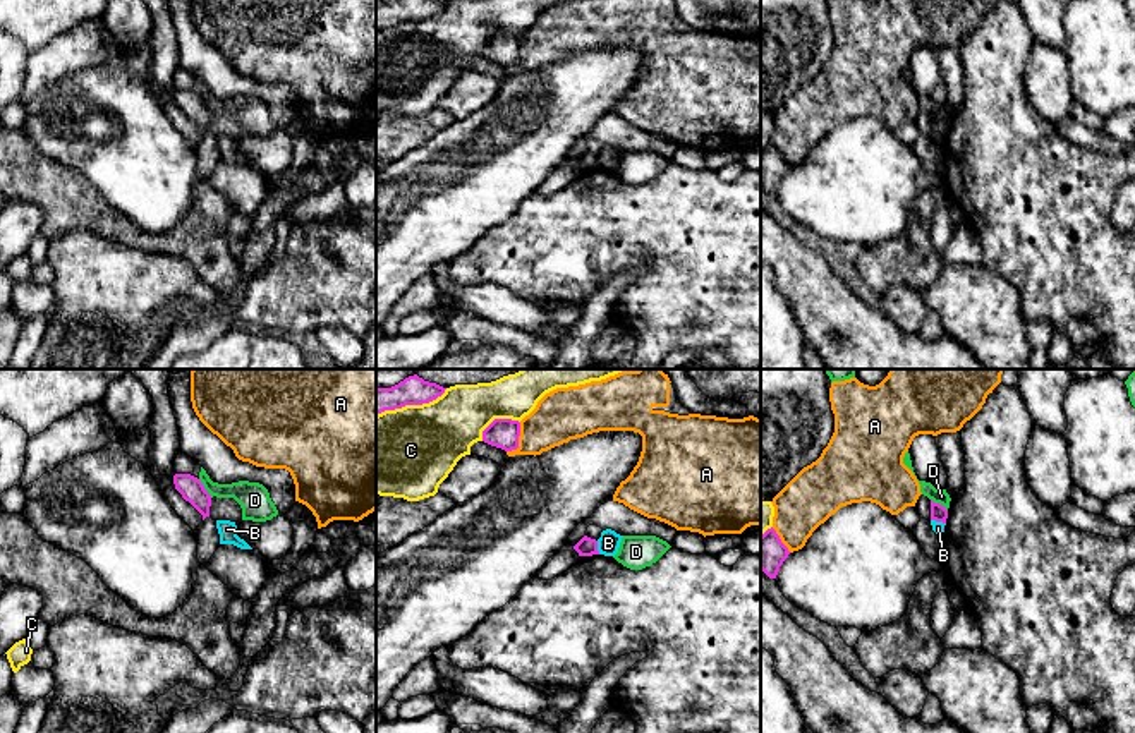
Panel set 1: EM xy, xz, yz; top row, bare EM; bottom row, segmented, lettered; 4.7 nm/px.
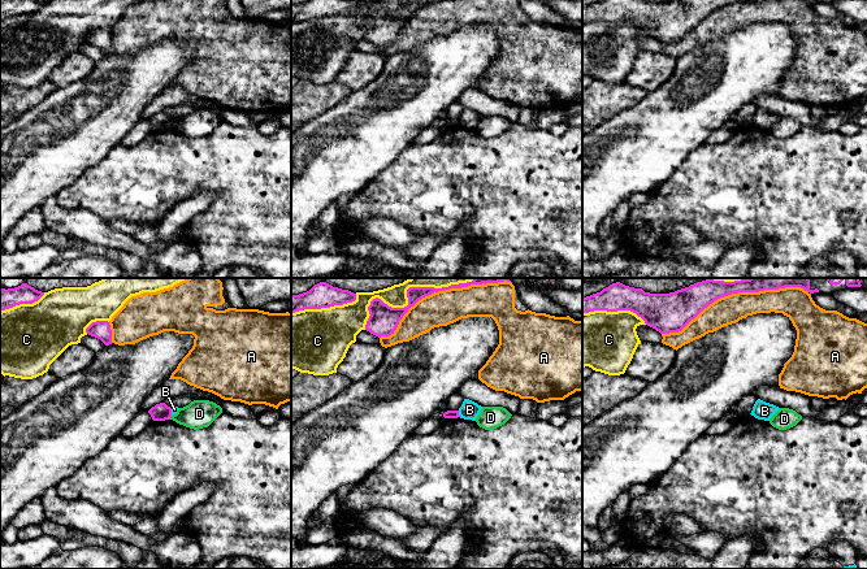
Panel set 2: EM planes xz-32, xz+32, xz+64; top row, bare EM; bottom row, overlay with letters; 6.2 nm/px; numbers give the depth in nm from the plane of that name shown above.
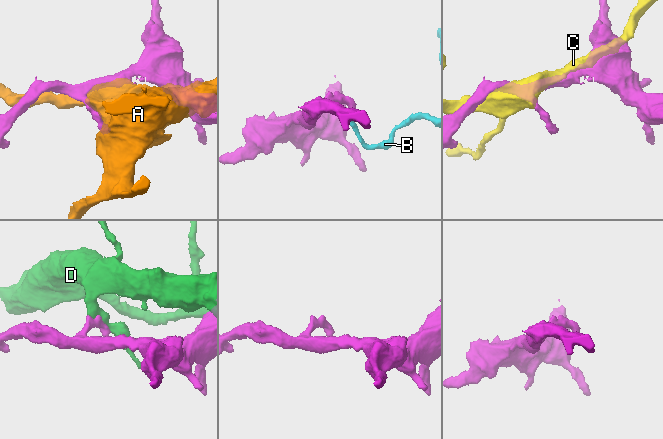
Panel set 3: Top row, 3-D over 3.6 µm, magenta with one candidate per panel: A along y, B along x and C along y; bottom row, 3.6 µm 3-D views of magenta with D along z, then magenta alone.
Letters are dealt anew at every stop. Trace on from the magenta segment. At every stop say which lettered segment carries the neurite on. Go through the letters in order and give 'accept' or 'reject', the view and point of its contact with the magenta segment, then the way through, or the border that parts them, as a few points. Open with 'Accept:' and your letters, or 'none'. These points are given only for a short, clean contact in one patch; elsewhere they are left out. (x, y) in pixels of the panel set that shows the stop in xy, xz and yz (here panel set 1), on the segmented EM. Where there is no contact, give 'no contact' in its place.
Accept: none
A: reject; contact xz (517, 440)
B: reject; contact xz (596, 548); border xz (596, 541), (600, 553)
C: reject; contact xz (411, 404)
D: reject; contact xy (203, 488)

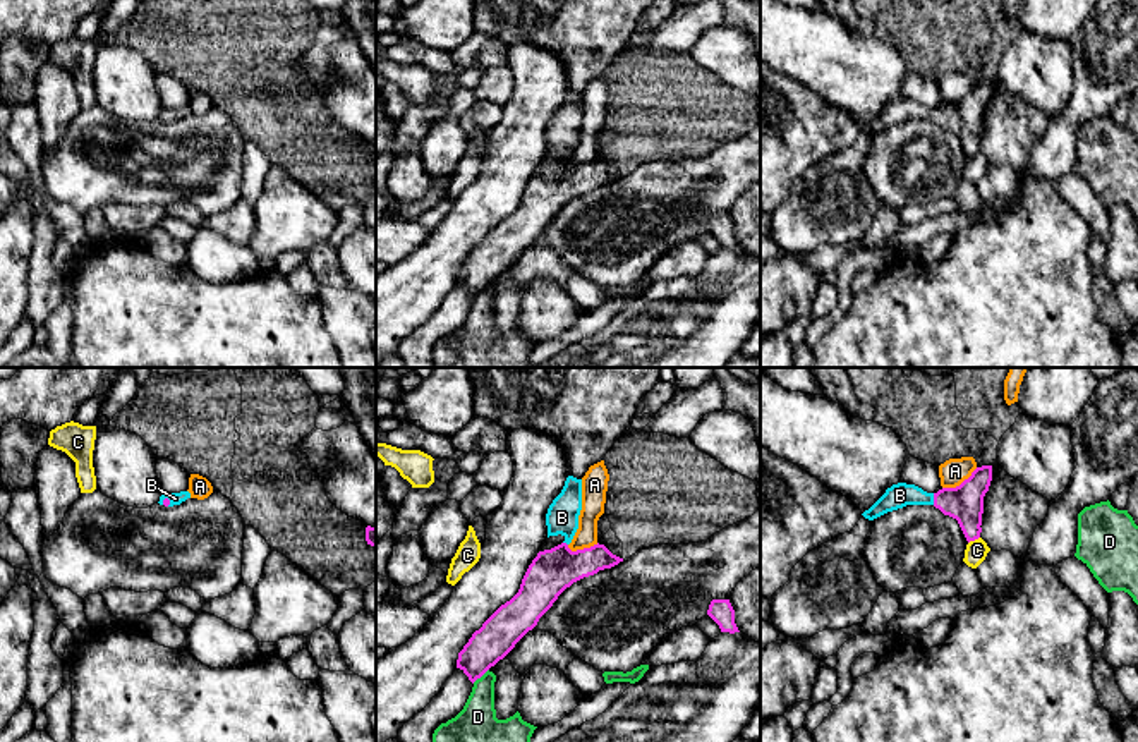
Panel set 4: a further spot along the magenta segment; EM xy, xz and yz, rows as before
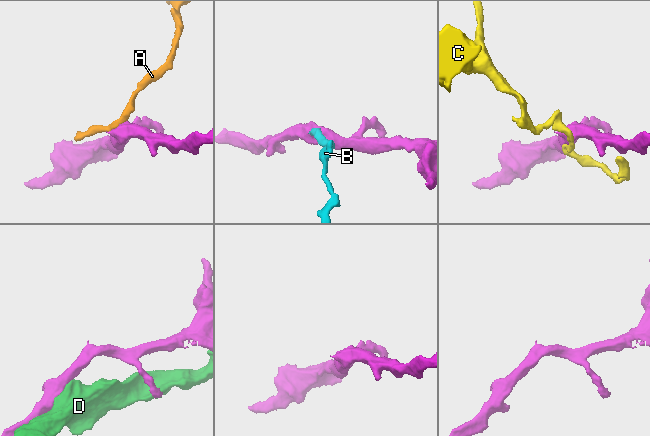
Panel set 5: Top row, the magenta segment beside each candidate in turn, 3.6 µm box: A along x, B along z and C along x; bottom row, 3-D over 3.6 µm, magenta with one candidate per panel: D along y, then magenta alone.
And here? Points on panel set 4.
Accept: B
A: reject; contact yz (962, 483)
B: accept; contact yz (934, 498); way yz (965, 504), (934, 498), (900, 495)
C: reject; contact yz (974, 540)
D: reject; contact xz (479, 677)

